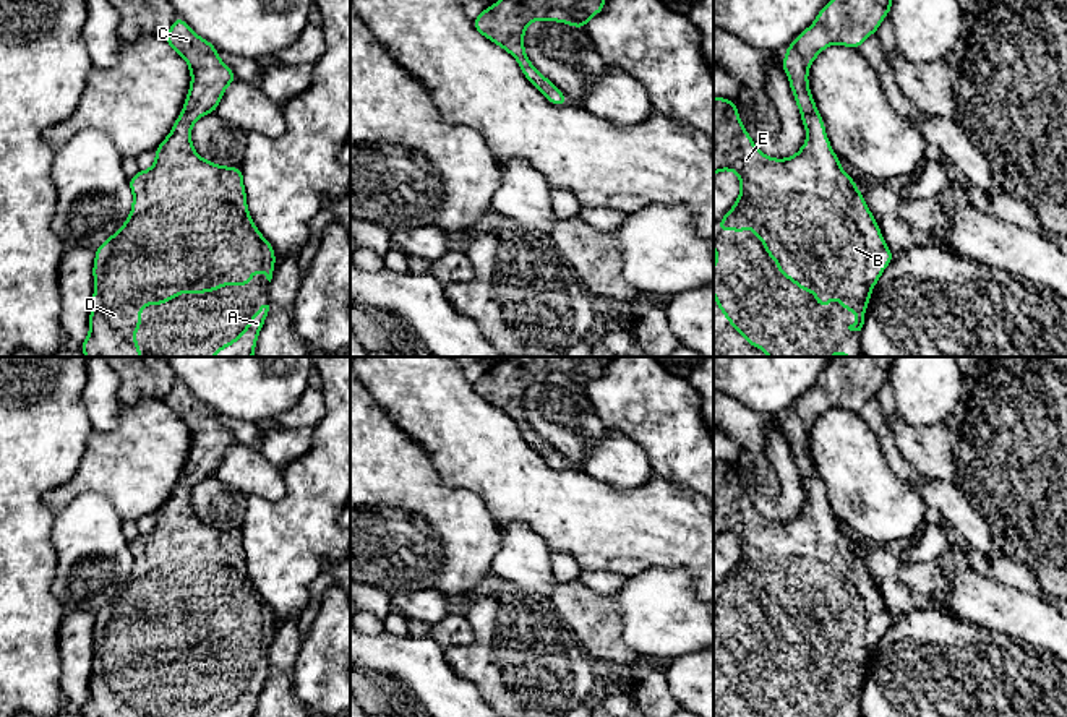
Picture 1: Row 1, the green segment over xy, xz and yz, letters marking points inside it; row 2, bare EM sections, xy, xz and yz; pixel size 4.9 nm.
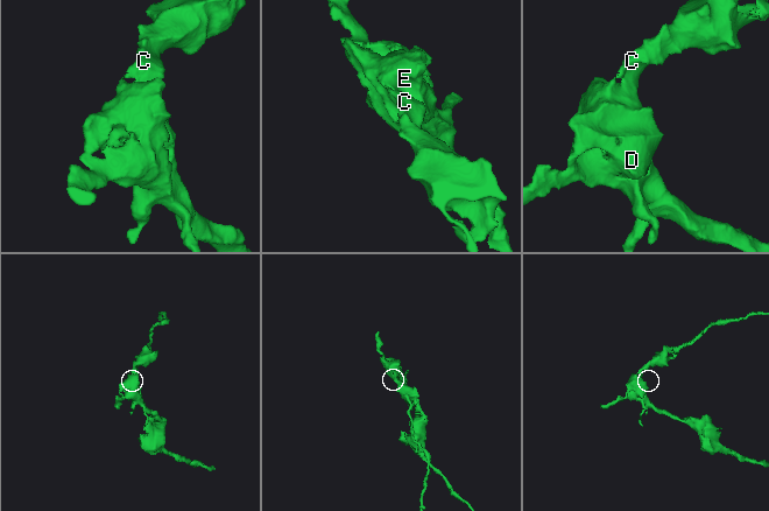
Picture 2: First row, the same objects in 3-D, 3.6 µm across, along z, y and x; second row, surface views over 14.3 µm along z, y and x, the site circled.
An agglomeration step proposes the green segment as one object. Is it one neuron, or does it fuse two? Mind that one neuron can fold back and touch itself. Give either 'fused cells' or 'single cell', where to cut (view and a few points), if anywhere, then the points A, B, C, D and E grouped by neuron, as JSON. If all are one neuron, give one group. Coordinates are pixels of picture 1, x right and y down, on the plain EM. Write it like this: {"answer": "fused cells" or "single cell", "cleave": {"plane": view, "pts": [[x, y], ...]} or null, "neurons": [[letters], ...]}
{"answer": "single cell", "cleave": null, "neurons": [["A", "B", "C", "D", "E"]]}

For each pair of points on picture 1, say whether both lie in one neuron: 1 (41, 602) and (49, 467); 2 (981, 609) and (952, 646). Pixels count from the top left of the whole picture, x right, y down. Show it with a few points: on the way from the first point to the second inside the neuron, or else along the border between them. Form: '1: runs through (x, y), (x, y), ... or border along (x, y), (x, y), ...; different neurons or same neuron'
1: runs through (29, 568), (29, 502); same neuron
2: border along (938, 610), (1007, 636); different neurons

